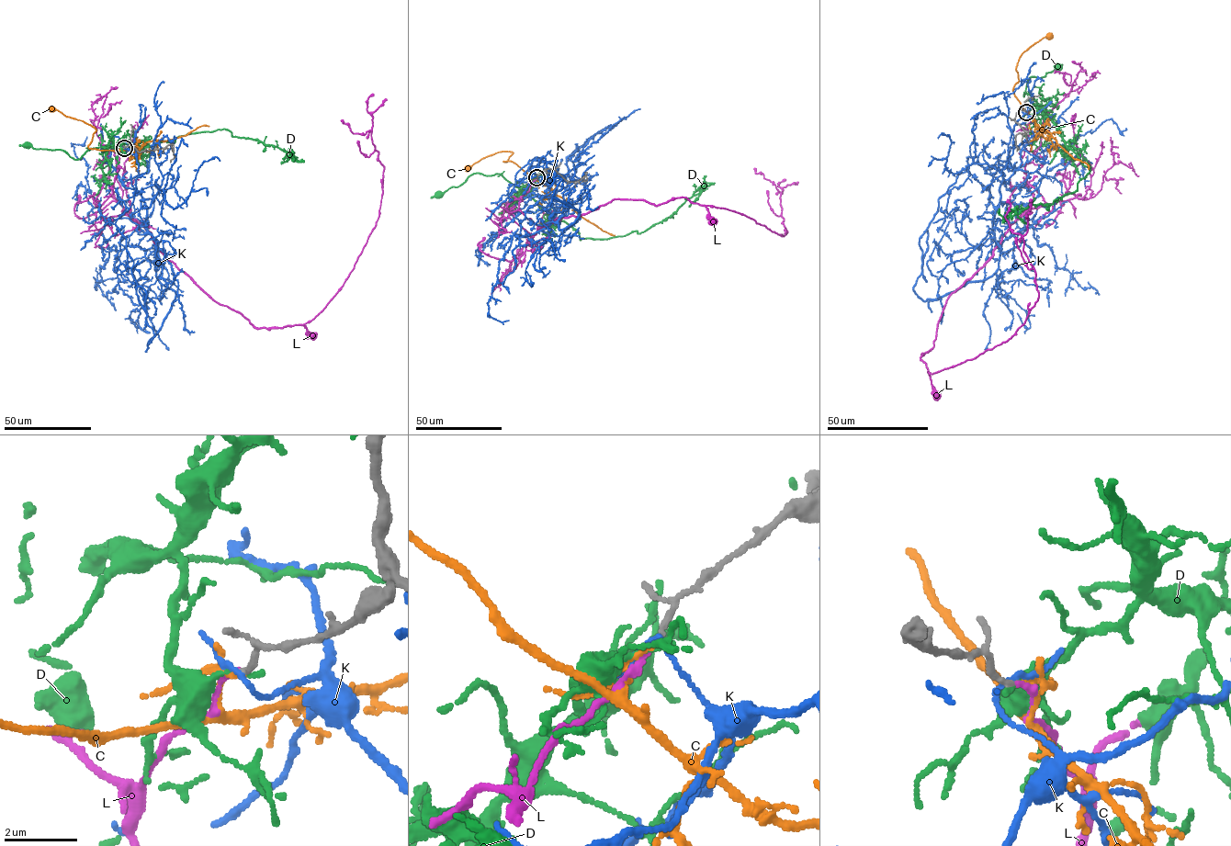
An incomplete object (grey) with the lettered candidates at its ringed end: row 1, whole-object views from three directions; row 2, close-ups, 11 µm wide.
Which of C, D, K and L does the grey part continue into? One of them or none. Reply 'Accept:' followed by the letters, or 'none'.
Accept: L

